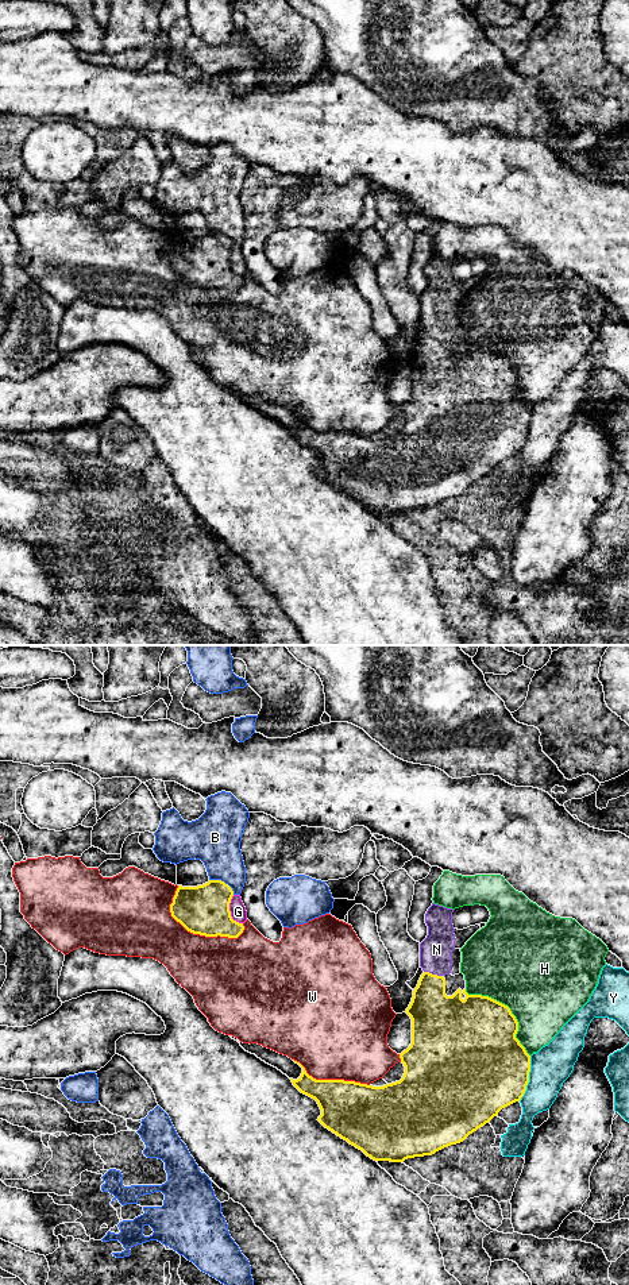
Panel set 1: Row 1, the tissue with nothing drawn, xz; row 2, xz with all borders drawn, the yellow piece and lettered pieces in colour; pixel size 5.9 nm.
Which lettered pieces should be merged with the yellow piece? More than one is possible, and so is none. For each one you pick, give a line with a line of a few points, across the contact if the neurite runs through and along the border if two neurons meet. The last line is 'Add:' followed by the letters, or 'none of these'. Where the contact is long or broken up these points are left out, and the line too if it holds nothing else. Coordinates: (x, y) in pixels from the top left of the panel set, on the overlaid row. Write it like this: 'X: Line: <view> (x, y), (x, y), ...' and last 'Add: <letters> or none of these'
N: Line: xz (435, 1017), (433, 975), (436, 949)
Add: N

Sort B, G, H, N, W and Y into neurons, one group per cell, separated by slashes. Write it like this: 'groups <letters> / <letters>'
groups B G / H / N / W / Y

